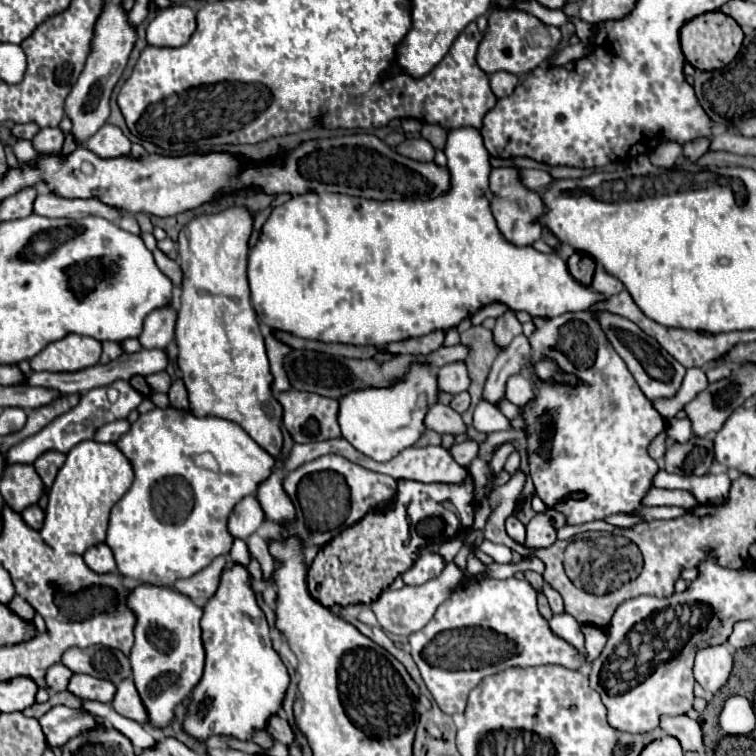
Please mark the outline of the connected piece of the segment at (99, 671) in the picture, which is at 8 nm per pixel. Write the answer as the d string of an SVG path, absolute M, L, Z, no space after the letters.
M103 645L87 647L87 649L67 649L63 653L61 663L69 667L73 673L85 673L99 679L109 679L115 685L123 679L131 677L131 663L129 657L119 649L109 649Z

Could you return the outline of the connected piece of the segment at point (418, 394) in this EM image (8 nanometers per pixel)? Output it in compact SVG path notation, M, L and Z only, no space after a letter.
M413 361L409 371L391 387L367 387L343 395L339 399L341 433L357 451L385 463L421 439L425 433L425 415L437 401L439 387L435 369L427 361Z

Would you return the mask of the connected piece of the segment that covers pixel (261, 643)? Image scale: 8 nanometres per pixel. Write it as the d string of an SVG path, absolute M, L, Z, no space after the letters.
M231 563L229 567L225 567L219 589L207 601L203 611L205 613L201 619L201 629L203 629L203 647L207 655L205 673L201 681L195 685L195 689L191 691L191 701L183 721L183 731L195 737L197 741L207 741L215 733L223 737L233 737L239 741L251 741L257 731L267 729L269 719L281 709L287 687L289 687L289 673L281 657L271 645L269 625L265 619L265 613L257 605L257 597L251 587L251 575L247 567L239 563Z

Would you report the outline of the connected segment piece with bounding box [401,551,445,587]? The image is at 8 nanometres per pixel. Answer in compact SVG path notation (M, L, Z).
M423 551L419 555L419 559L401 575L401 579L405 581L405 585L423 585L431 579L435 579L439 575L439 571L443 571L445 567L445 561L443 557L439 557L437 553L427 553Z

